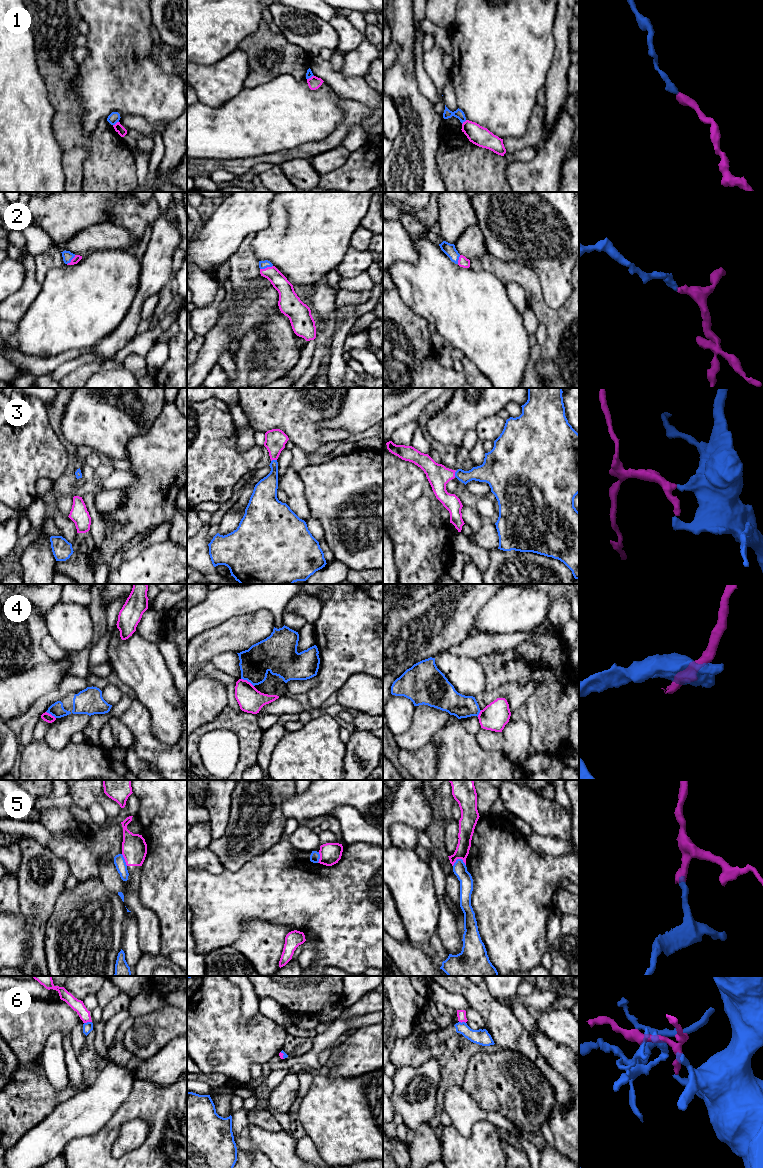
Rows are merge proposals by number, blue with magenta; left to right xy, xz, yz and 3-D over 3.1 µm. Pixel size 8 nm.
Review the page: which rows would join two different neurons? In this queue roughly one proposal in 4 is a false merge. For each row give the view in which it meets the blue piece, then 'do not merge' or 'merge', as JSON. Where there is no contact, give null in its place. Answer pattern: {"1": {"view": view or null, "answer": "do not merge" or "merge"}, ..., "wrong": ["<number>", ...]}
{"1": {"view": "xy", "answer": "do not merge"}, "2": {"view": "xz", "answer": "merge"}, "3": {"view": "xz", "answer": "merge"}, "4": {"view": "xz", "answer": "do not merge"}, "5": {"view": "yz", "answer": "do not merge"}, "6": {"view": "xy", "answer": "do not merge"}, "wrong": ["1", "4", "5", "6"]}

